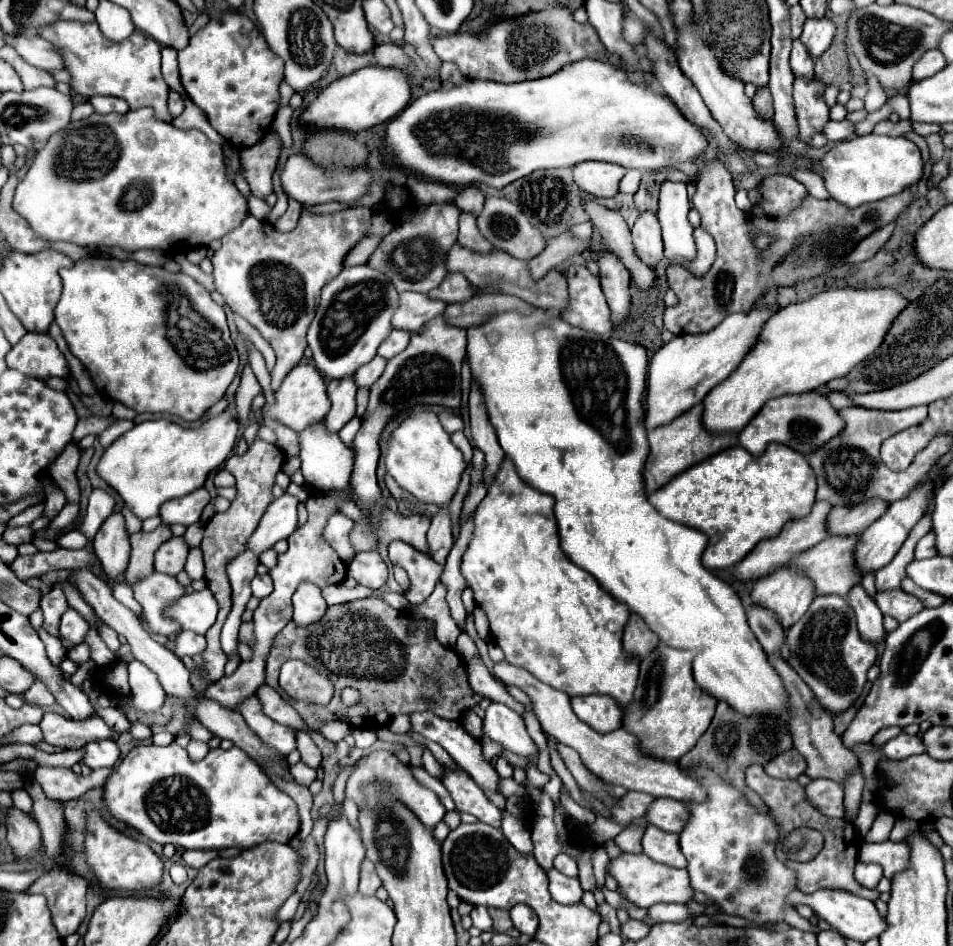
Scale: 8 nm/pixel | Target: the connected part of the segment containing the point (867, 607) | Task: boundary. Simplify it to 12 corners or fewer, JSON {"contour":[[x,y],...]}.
{"contour":[[854,585],[846,599],[856,613],[860,637],[880,645],[886,637],[882,613]]}

